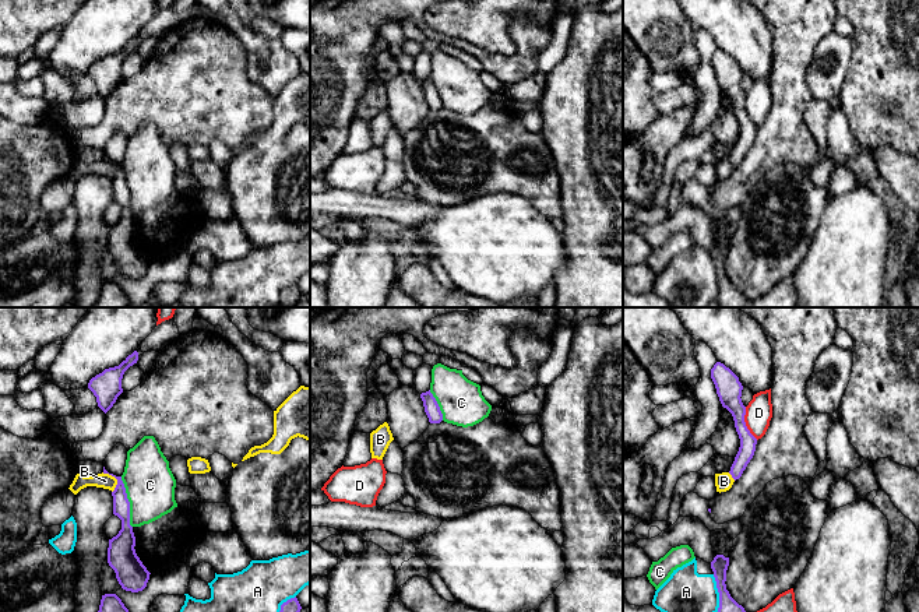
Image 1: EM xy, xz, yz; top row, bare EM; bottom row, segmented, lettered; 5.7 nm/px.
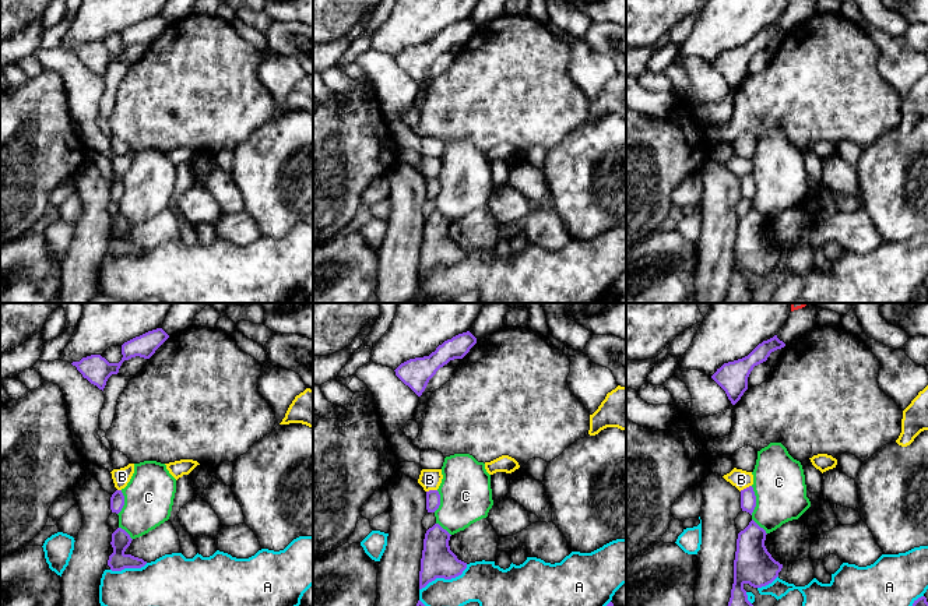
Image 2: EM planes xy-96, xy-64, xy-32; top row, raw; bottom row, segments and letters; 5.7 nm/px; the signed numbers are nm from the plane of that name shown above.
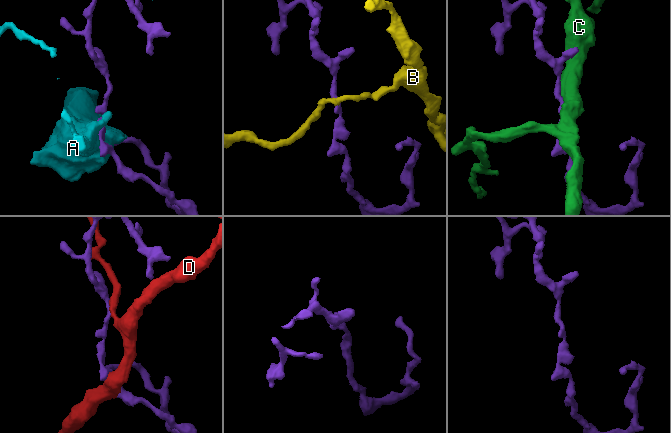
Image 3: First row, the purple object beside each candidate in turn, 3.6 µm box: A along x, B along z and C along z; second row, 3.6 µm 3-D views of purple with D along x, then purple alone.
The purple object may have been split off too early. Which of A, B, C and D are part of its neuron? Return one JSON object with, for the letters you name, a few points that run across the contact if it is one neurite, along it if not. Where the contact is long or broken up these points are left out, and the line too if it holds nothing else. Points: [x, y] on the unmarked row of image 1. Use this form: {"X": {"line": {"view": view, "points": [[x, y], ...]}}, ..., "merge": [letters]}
{"merge": []}

